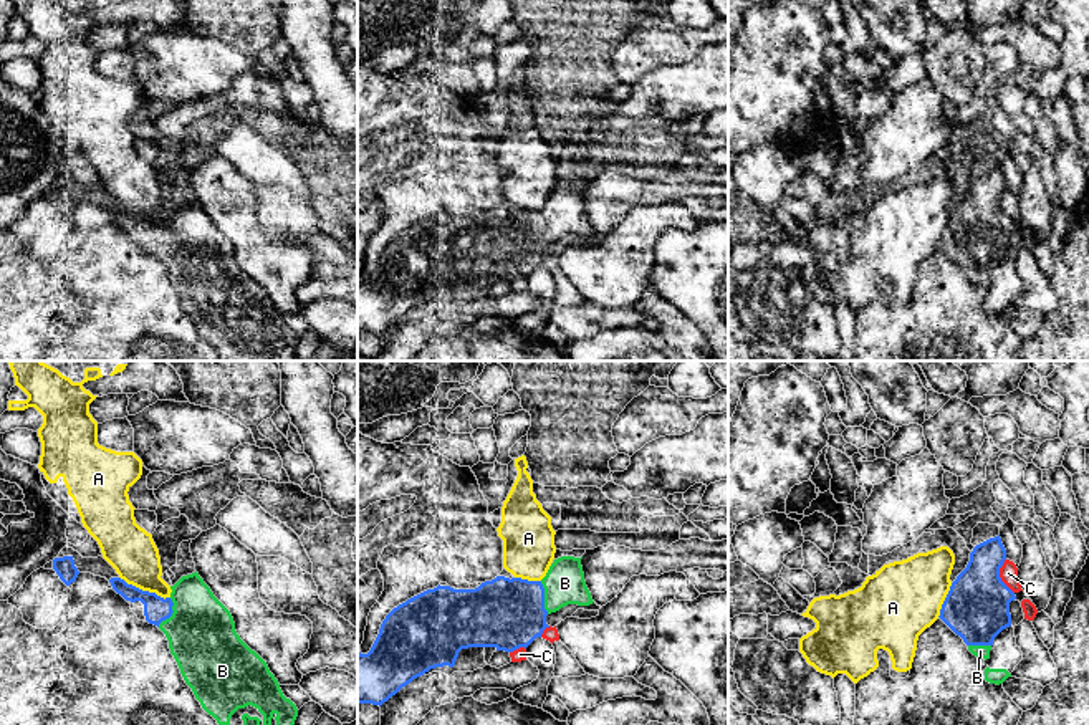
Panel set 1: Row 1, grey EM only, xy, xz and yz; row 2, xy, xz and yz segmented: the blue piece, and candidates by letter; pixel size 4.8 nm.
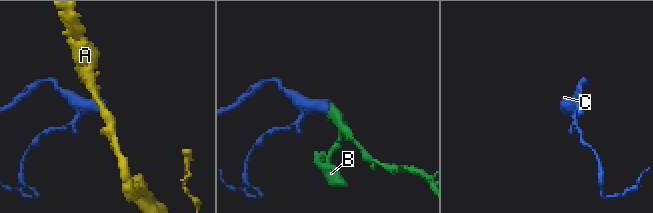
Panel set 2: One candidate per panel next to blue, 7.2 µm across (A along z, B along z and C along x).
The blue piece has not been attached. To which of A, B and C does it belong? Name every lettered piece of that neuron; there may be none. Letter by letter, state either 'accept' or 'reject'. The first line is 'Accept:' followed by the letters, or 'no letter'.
Accept: B
A: reject
B: accept
C: reject

